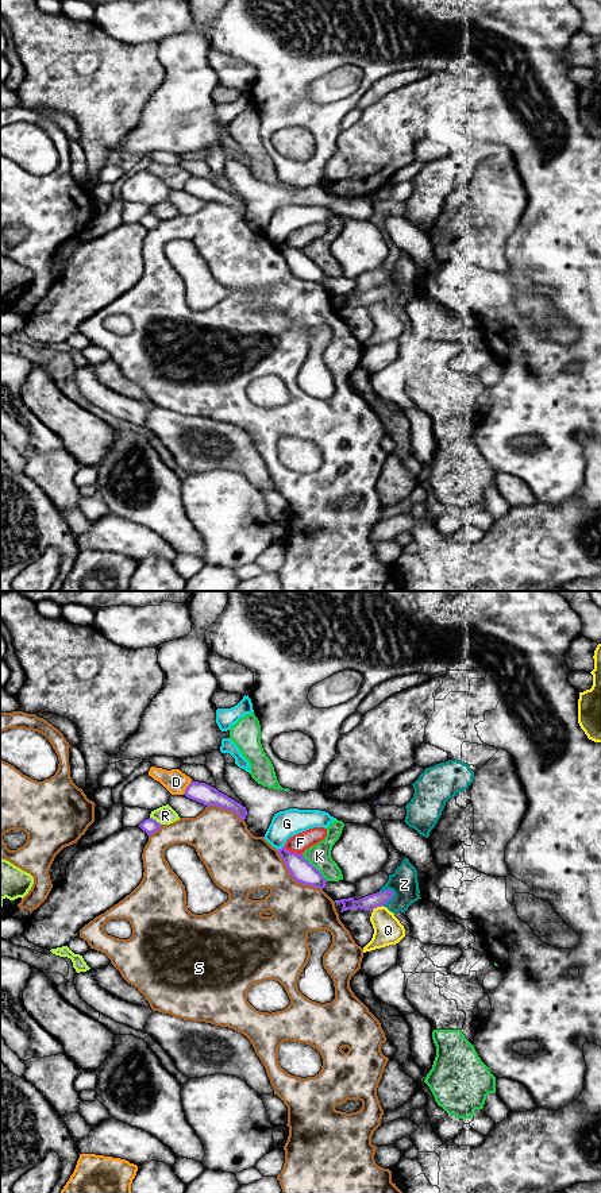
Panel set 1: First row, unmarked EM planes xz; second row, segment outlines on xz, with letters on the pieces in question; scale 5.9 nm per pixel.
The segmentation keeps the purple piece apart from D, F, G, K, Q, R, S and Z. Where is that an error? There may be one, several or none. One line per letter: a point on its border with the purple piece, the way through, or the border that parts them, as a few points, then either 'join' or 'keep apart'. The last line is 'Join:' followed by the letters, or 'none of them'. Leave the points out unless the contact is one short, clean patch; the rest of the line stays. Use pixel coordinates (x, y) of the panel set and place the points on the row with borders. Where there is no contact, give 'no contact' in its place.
D: meets purple in xz at (187, 787); keep apart
F: meets purple in xz at (293, 853); keep apart
G: meets purple in xz at (281, 848); border along xz (282, 846), (277, 849); keep apart
K: meets purple in xz at (315, 868); border along xz (301, 854), (327, 880); keep apart
Q: meets purple in xz at (377, 906); keep apart
R: meets purple in xz at (154, 819); keep apart
S: meets purple in xz at (295, 879); keep apart
Z: meets purple in xz at (390, 898); border along xz (392, 890), (393, 895), (382, 904); keep apart
Join: none of them

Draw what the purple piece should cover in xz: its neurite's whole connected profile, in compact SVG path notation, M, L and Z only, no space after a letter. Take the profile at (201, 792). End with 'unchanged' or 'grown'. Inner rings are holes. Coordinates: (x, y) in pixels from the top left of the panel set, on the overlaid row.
M192 780L186 787L184 795L192 800L203 803L207 807L216 806L234 811L240 819L246 819L246 807L205 783Z; unchanged

